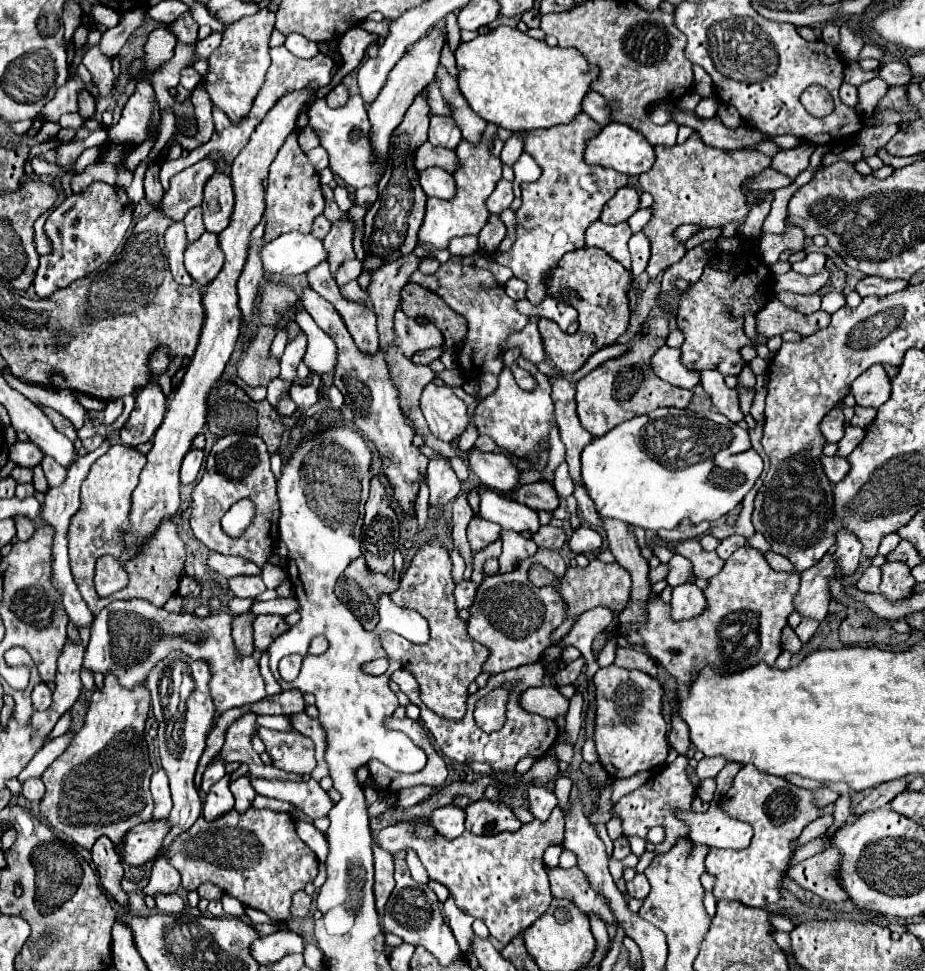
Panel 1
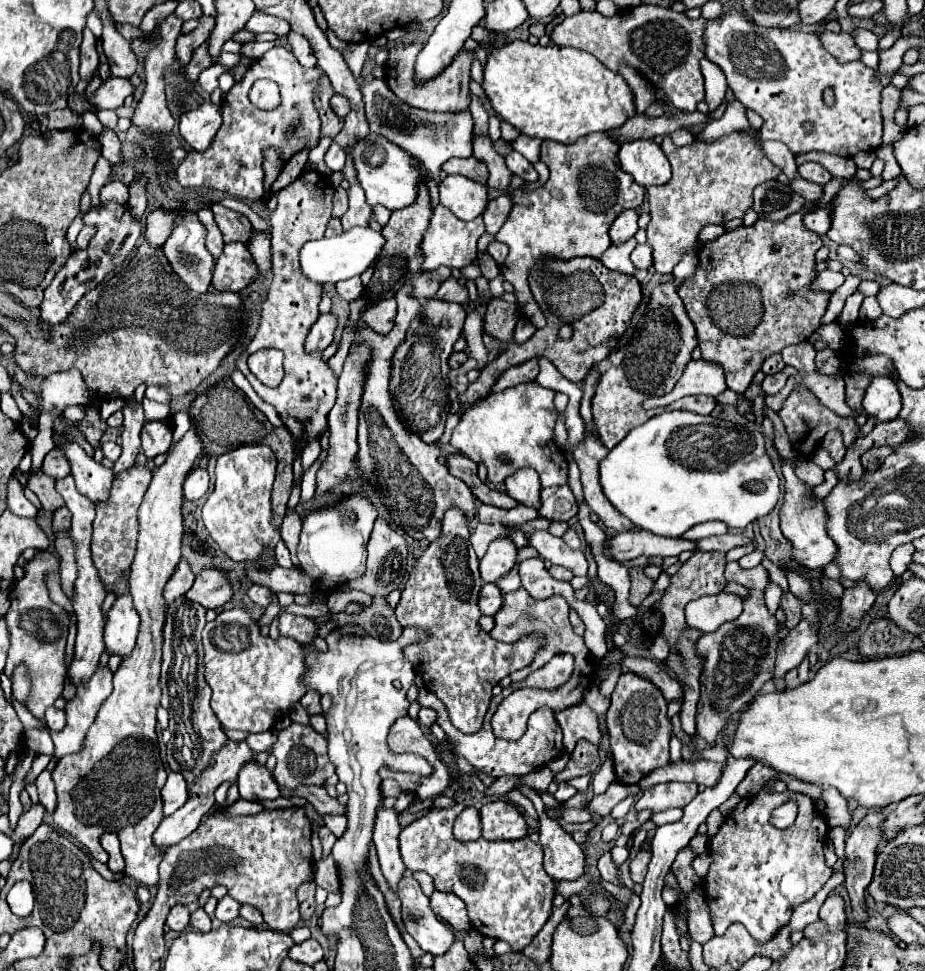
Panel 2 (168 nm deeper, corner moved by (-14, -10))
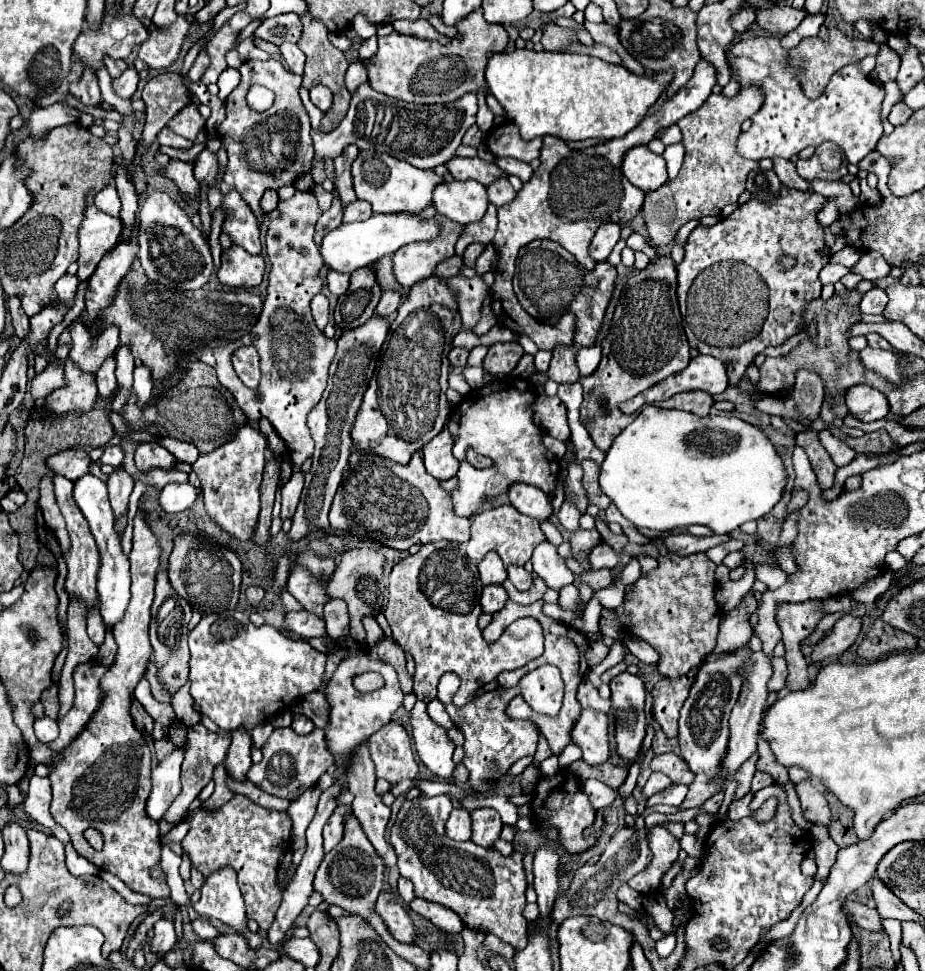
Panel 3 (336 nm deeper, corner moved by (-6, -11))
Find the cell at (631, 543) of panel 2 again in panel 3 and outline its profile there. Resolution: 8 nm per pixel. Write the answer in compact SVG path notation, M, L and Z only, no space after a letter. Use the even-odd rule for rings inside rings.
M677 533L667 537L667 551L677 555L691 555L691 553L705 553L707 549L729 541L729 535L709 535L709 537L693 537L689 533Z

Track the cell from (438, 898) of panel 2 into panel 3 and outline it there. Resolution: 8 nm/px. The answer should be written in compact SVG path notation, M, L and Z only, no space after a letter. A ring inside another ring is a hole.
M415 897L409 907L415 913L423 915L425 919L429 919L435 927L439 927L445 933L459 933L463 929L463 921L459 919L459 915L455 915L455 911L451 911L447 907L443 909L443 907L435 905L435 903L427 903L427 901L419 899L419 897Z

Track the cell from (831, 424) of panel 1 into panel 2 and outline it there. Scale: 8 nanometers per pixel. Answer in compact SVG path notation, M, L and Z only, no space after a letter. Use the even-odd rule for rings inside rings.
M839 430L827 432L825 438L823 438L823 442L821 442L821 446L827 448L837 462L843 460L843 456L845 456L845 444L843 444L843 434Z

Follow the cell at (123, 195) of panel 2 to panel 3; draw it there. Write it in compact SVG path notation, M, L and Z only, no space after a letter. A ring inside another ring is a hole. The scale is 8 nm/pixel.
M113 185L105 187L103 191L99 191L95 195L95 207L99 207L103 213L107 213L111 217L119 217L121 201L119 201L119 195L117 195L117 191L115 191Z

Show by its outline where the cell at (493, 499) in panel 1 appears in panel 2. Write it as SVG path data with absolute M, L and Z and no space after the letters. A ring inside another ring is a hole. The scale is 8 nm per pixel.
M535 530L527 536L527 540L543 560L571 568L575 576L587 574L587 560L583 550L571 550L561 538L553 536L549 530Z

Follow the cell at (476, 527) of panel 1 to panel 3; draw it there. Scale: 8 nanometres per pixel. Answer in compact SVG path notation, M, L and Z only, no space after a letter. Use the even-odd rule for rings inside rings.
M491 551L479 563L479 575L481 575L483 585L501 585L507 579L507 567L499 559L499 555Z

